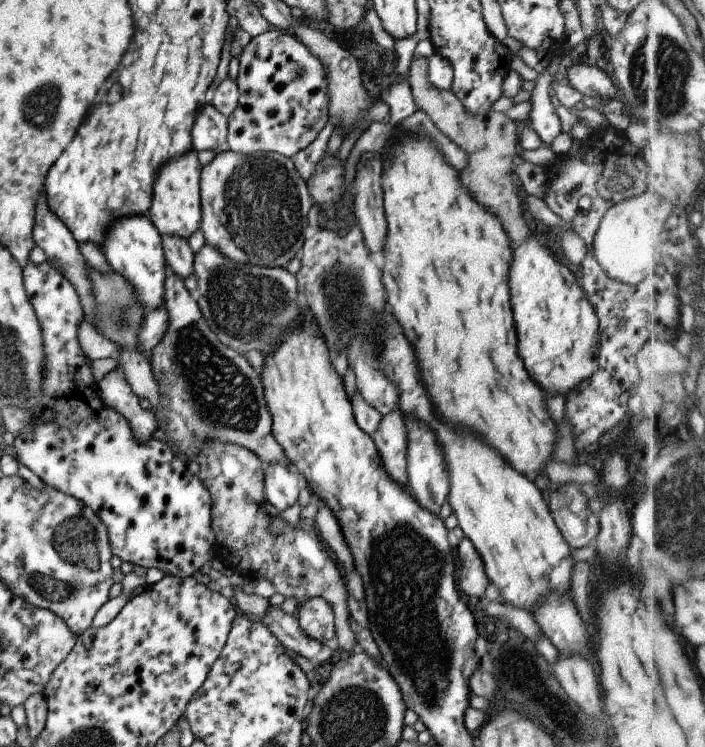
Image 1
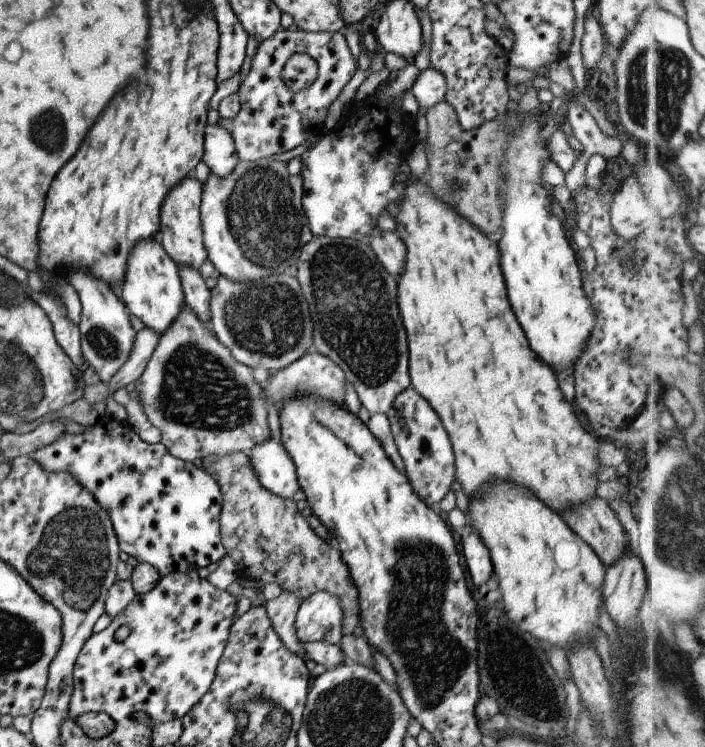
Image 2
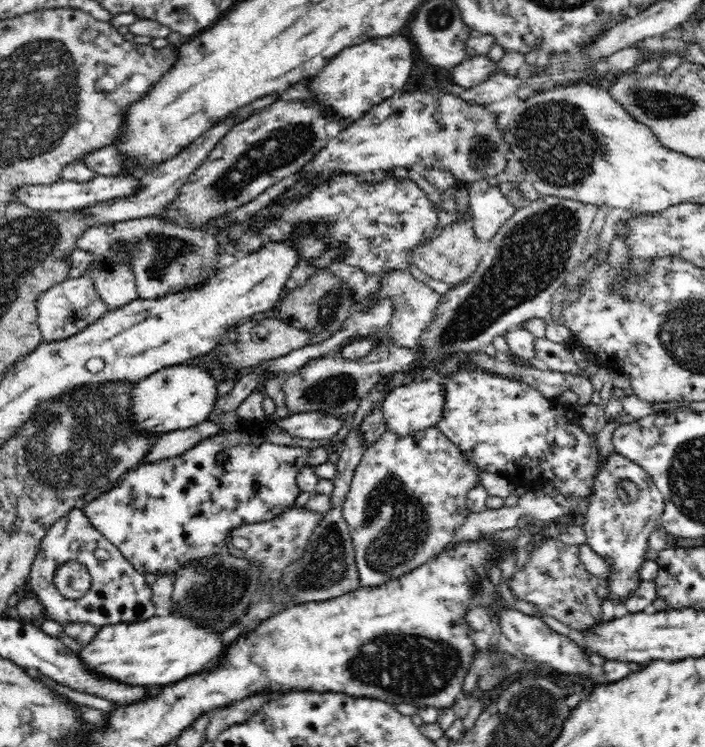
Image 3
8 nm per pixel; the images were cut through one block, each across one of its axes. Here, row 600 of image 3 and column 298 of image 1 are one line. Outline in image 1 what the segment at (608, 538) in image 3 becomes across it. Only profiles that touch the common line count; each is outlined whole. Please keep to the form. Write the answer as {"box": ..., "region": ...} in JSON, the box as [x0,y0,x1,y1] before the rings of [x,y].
{"box":[295,596,334,642],"region":[[[309,596],[295,613],[301,632],[317,642],[325,642],[334,636],[332,609],[323,598]]]}

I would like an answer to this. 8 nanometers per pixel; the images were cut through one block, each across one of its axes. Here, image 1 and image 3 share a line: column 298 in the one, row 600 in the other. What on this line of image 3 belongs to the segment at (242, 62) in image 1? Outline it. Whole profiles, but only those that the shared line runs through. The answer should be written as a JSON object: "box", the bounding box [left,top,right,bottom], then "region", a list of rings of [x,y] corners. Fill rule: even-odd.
{"box":[28,509,157,628],"region":[[[72,509],[57,520],[41,540],[29,576],[28,594],[42,601],[47,619],[56,620],[59,624],[87,622],[100,628],[118,623],[139,623],[154,616],[157,608],[152,602],[150,587],[151,579],[132,567],[120,549],[92,526],[84,511]],[[72,560],[84,565],[92,577],[90,590],[78,600],[62,597],[53,582],[56,569]]]}

